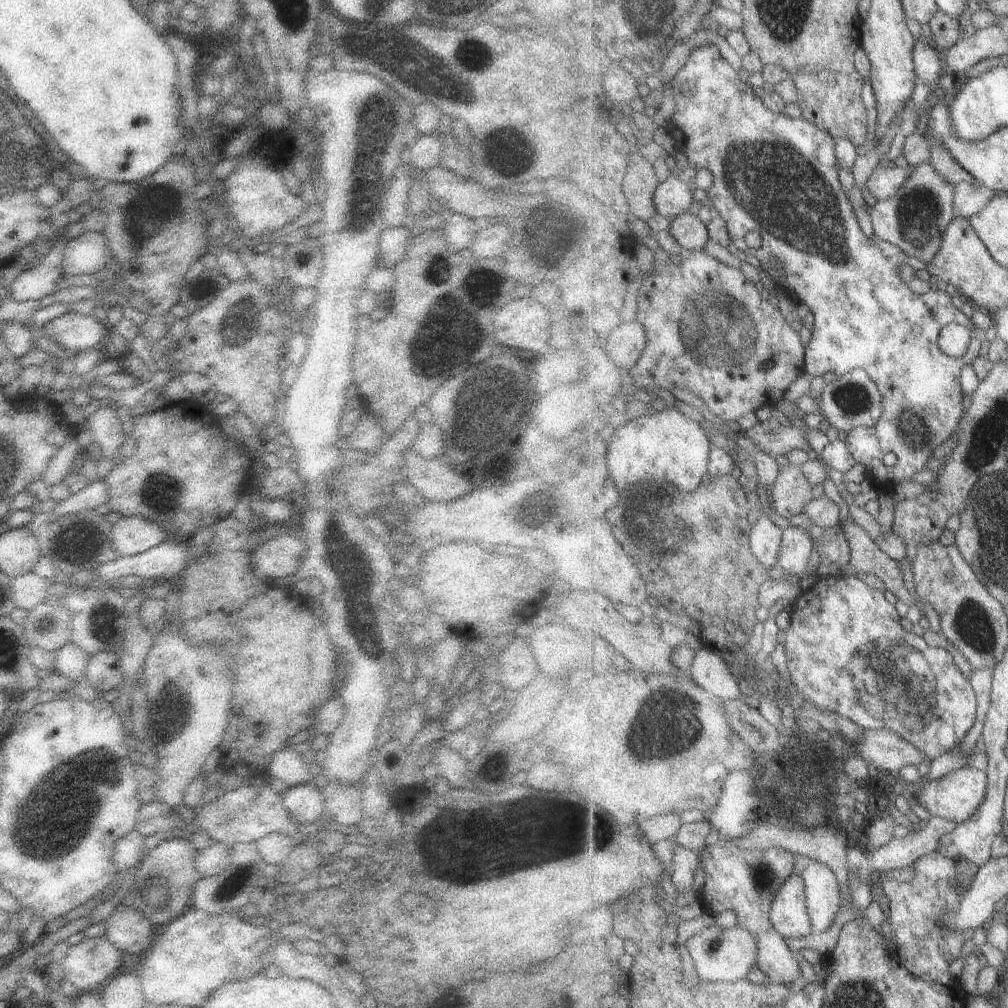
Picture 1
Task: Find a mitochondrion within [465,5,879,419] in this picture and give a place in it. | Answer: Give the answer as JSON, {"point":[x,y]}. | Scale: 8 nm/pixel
{"point":[779,185]}

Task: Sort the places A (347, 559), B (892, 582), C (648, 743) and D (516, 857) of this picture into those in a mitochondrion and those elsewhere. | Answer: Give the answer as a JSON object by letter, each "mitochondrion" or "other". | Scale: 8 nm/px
{"A":"mitochondrion","B":"other","C":"mitochondrion","D":"mitochondrion"}

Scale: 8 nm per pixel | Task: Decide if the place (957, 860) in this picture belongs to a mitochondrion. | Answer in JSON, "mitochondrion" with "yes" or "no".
{"mitochondrion":"no"}

